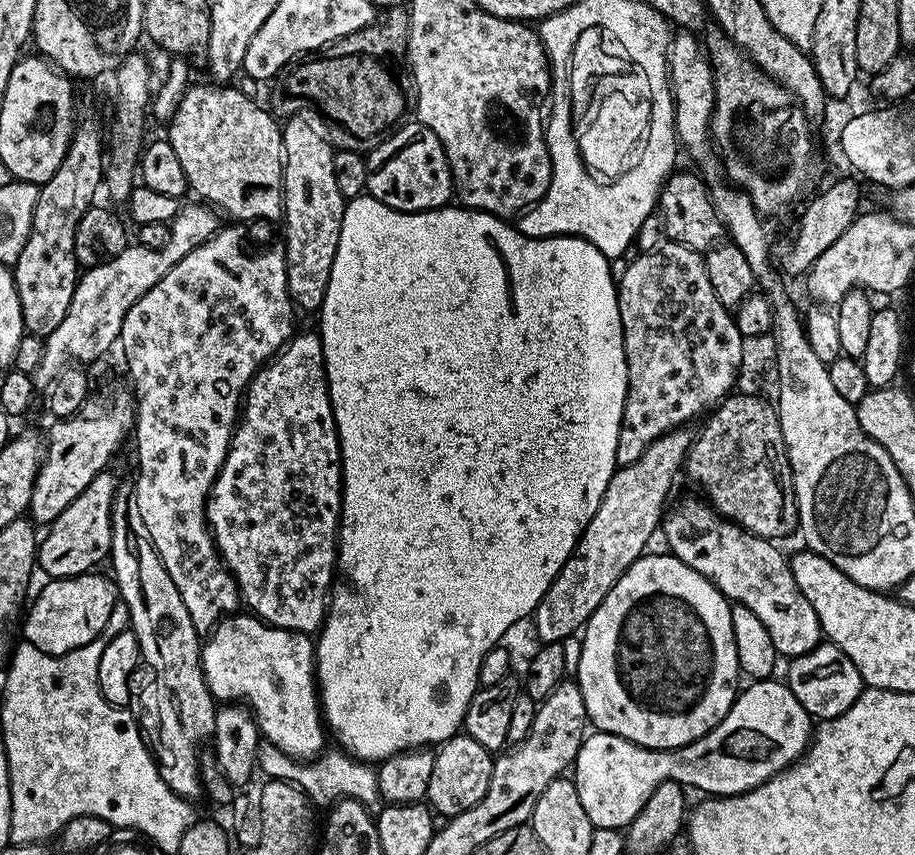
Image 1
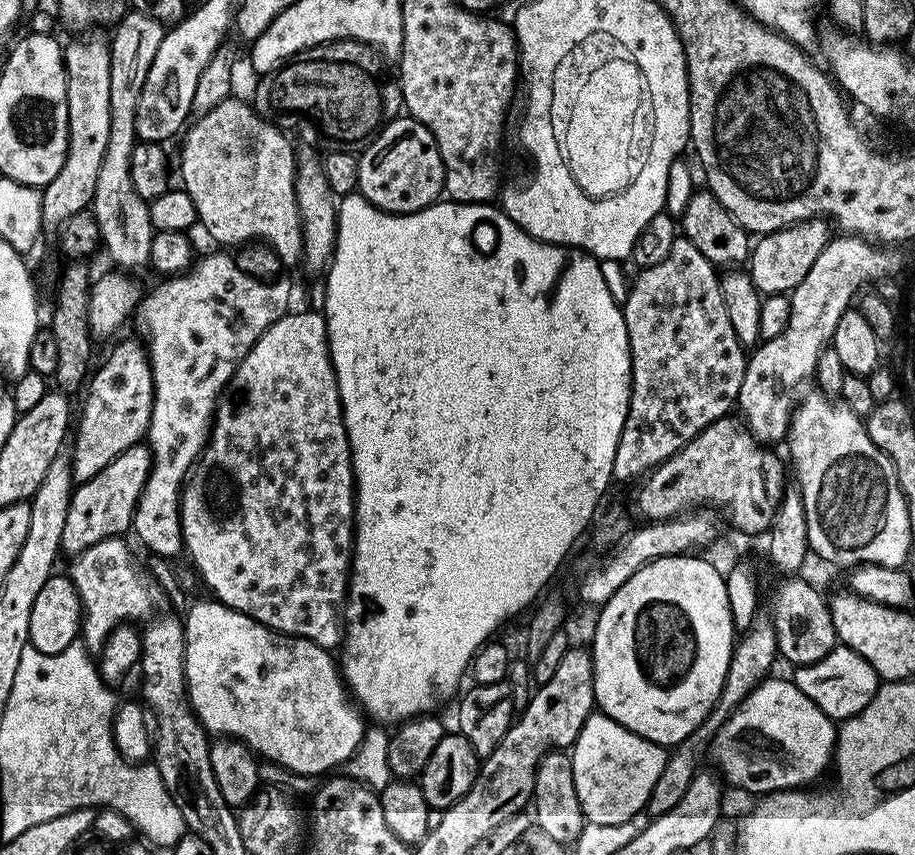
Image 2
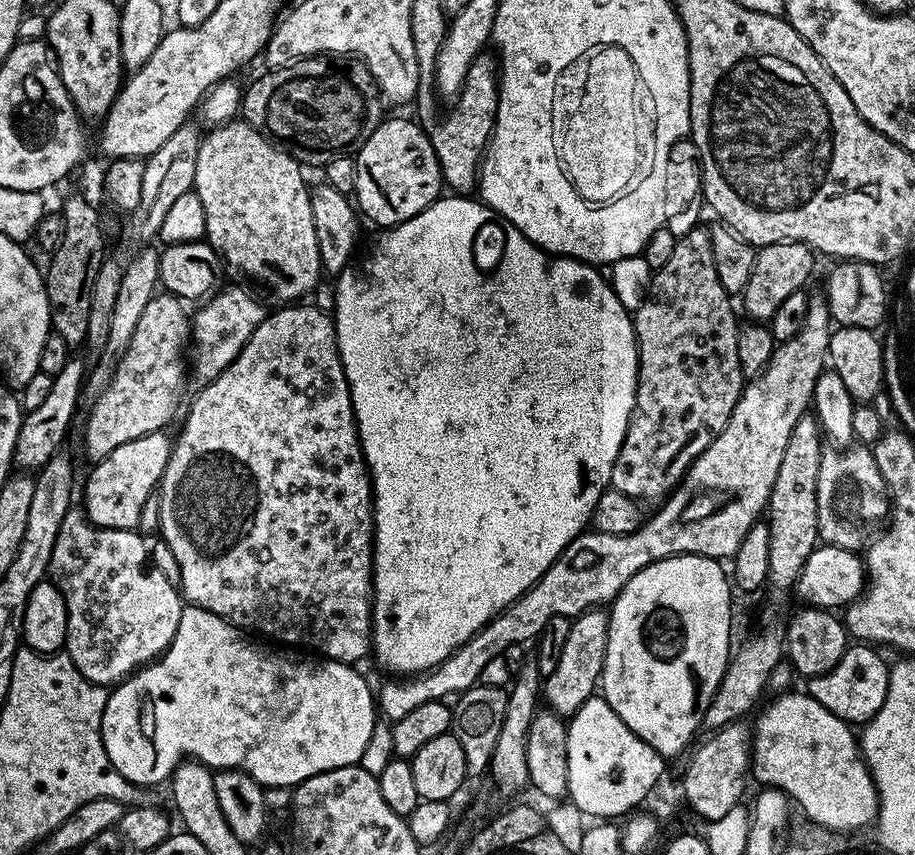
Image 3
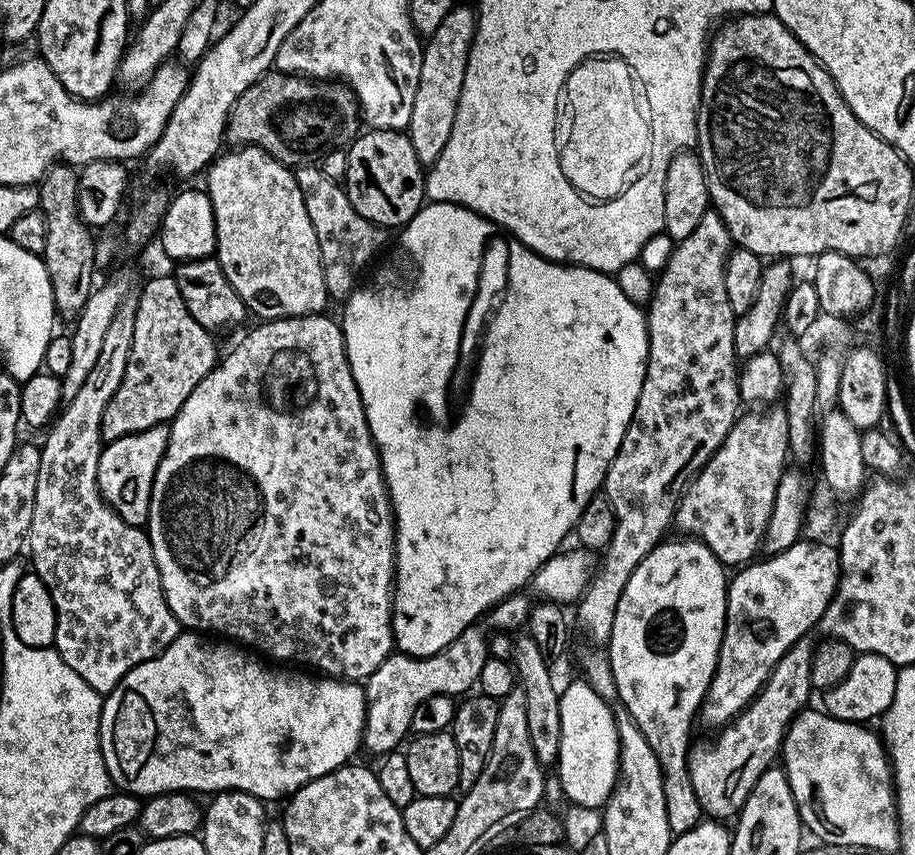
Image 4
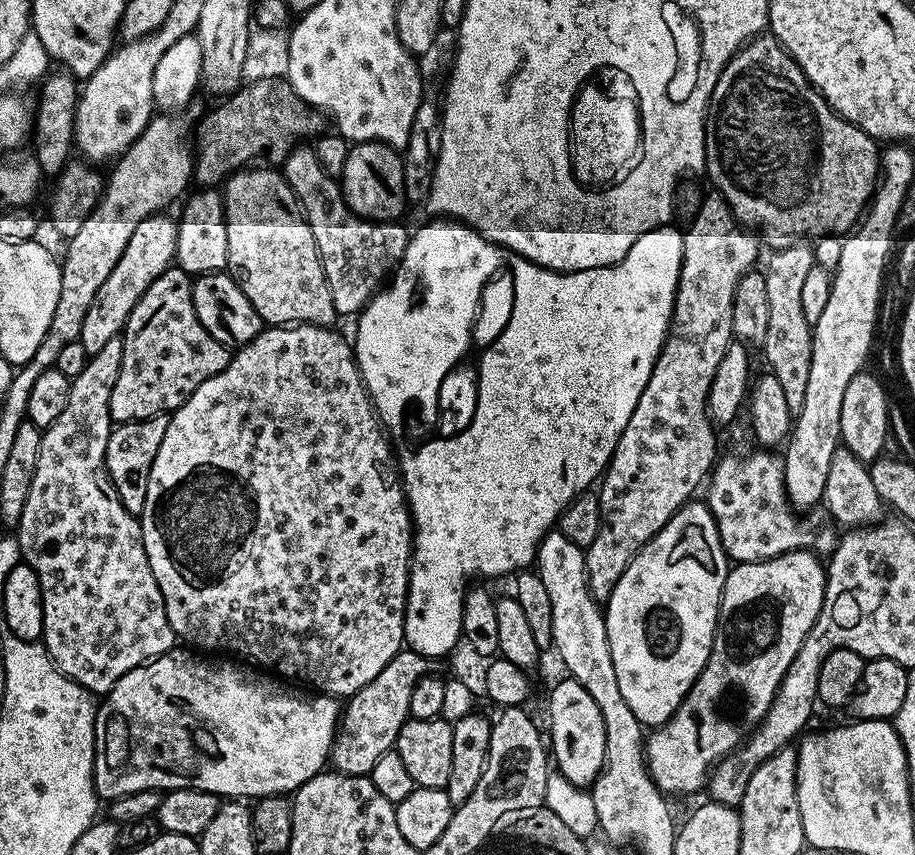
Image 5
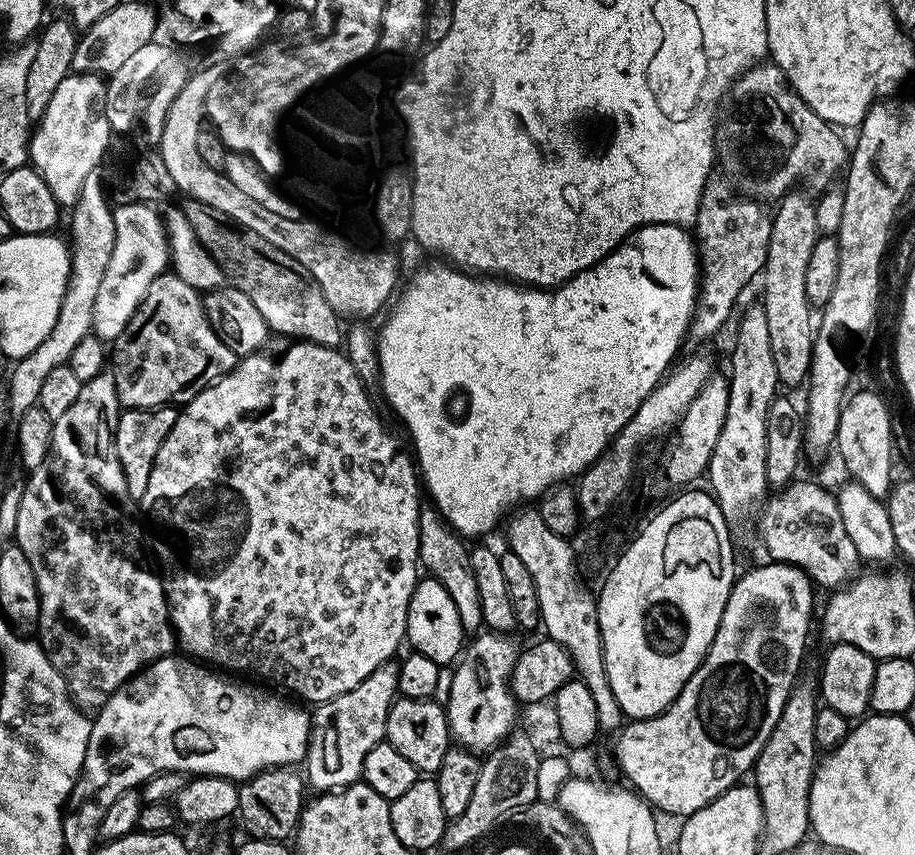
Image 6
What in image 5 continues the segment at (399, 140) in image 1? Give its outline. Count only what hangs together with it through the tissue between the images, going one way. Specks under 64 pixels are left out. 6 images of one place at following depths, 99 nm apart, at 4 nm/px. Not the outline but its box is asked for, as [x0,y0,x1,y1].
[342,142,404,222]

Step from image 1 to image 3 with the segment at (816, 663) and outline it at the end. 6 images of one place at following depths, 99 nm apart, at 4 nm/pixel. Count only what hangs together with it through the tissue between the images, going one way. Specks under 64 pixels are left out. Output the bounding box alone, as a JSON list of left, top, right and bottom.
[807,644,889,724]

